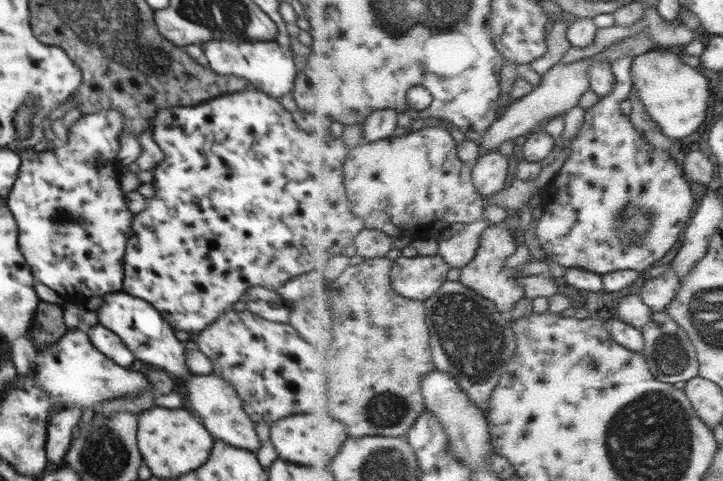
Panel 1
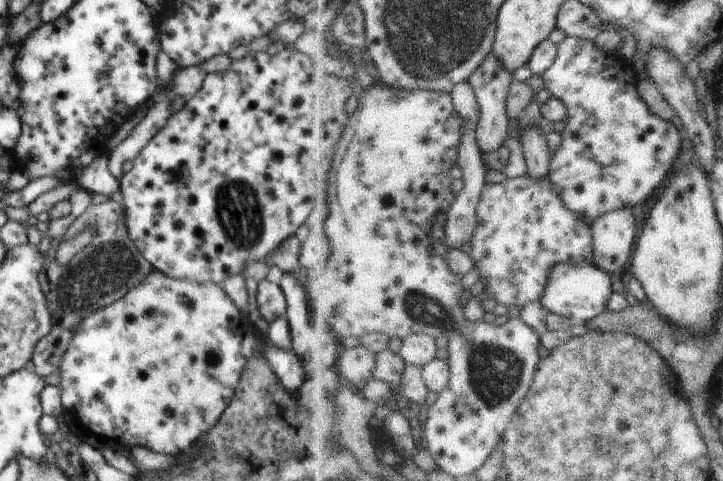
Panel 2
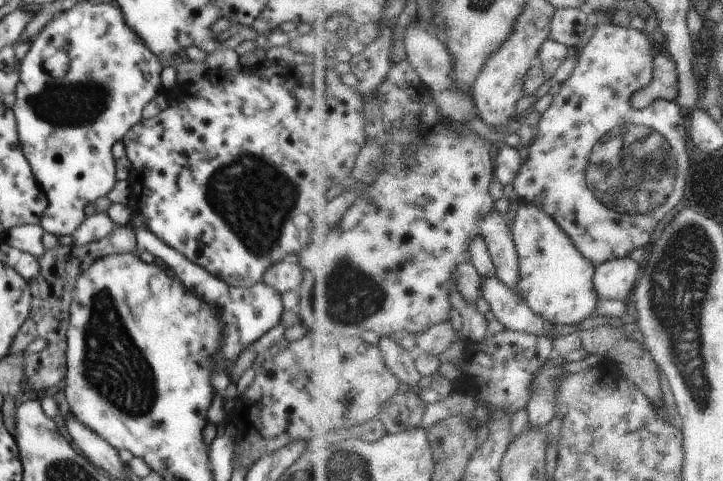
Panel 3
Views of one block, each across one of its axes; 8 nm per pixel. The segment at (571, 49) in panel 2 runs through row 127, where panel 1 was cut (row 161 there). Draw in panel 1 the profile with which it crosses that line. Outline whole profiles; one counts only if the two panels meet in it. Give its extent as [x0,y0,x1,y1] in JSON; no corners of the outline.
[537,53,696,274]

